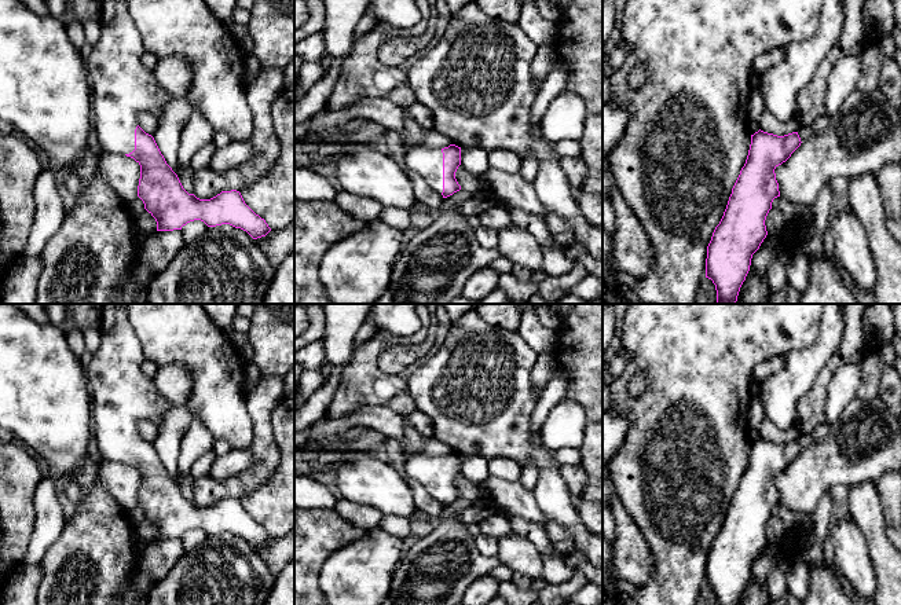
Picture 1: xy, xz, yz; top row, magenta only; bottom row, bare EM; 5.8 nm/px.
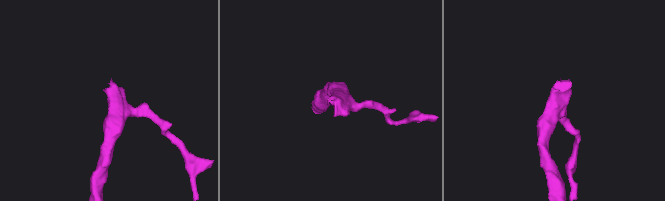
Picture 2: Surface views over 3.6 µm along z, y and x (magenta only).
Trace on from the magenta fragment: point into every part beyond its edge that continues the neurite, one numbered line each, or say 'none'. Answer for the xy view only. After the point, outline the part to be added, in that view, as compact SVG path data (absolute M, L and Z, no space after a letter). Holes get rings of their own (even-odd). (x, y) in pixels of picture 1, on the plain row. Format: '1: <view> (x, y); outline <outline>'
1: xy (121, 395); outline M102 304L100 345L85 364L92 397L92 429L105 461L135 458L139 421L158 425L172 404L140 367L142 344L129 319L128 304Z

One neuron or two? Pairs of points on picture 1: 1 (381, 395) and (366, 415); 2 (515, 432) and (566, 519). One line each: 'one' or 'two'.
1: two
2: one

